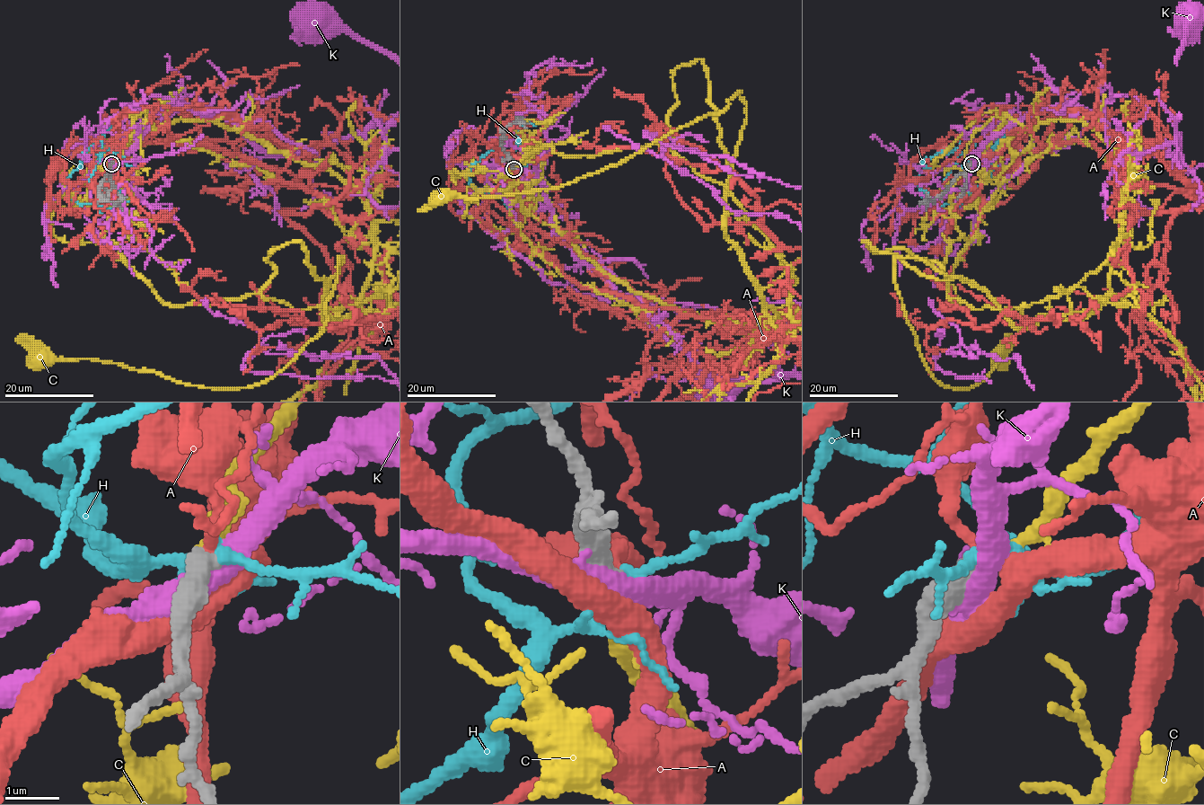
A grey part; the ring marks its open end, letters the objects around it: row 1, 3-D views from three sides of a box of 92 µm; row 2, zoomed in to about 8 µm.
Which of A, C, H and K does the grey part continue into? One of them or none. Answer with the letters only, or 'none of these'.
C

